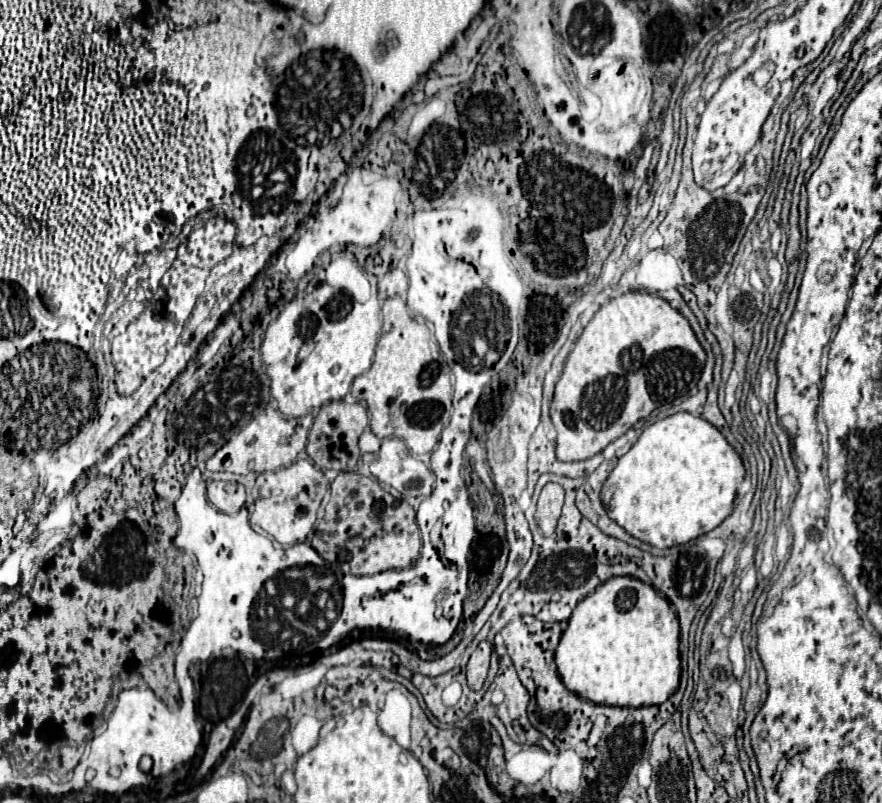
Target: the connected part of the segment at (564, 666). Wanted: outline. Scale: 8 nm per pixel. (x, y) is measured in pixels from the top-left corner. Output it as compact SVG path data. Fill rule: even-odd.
M612 577L576 605L556 649L566 689L580 697L618 707L662 705L680 681L680 623L670 603L652 585L634 577Z

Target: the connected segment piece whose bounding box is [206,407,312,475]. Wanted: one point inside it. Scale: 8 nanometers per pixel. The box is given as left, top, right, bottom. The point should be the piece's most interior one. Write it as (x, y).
(269, 441)

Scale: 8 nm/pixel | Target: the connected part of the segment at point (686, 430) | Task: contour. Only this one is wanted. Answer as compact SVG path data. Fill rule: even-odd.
M692 413L664 417L644 429L602 487L608 517L656 549L688 543L716 529L734 511L744 465L724 435Z

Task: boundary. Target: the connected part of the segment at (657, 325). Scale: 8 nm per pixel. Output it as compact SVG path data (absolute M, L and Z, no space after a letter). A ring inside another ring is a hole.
M646 291L612 299L586 325L556 383L550 419L558 433L556 457L584 461L624 435L654 409L686 397L696 387L706 353L688 319Z

